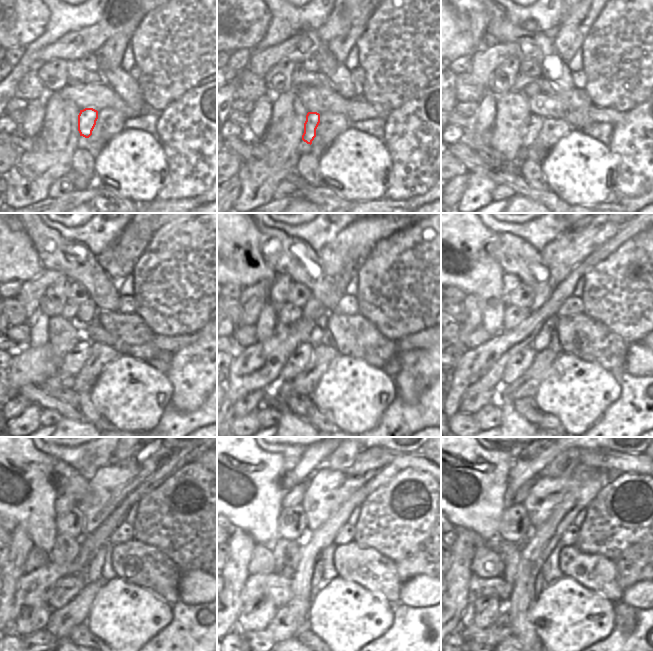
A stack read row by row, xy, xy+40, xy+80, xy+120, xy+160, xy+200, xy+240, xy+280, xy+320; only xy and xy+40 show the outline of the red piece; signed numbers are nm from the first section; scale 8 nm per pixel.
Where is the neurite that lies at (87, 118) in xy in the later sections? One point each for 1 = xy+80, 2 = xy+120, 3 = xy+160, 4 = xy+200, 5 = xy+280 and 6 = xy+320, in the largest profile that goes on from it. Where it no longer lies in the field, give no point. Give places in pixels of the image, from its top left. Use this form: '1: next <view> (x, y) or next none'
1: next xy+80 (534, 123)
2: next xy+120 (74, 361)
3: next xy+160 (280, 372)
4: next xy+200 (506, 372)
5: next xy+280 (279, 590)
6: next xy+320 (500, 589)

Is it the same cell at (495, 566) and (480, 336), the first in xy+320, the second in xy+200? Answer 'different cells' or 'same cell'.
same cell

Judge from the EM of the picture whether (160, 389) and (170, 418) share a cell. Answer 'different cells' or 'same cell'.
different cells

